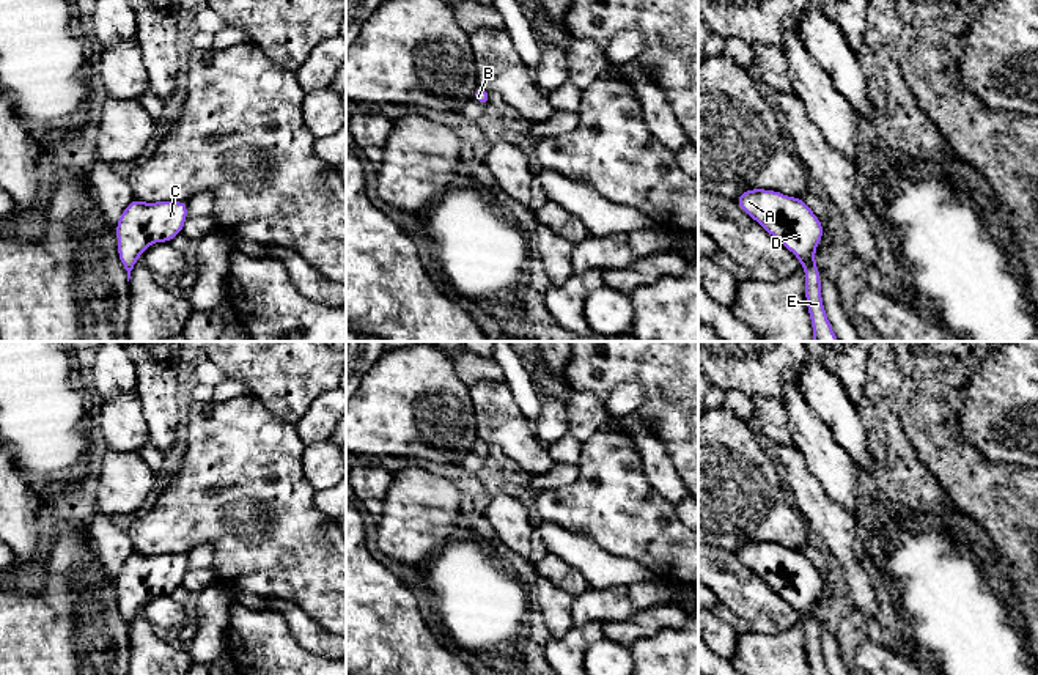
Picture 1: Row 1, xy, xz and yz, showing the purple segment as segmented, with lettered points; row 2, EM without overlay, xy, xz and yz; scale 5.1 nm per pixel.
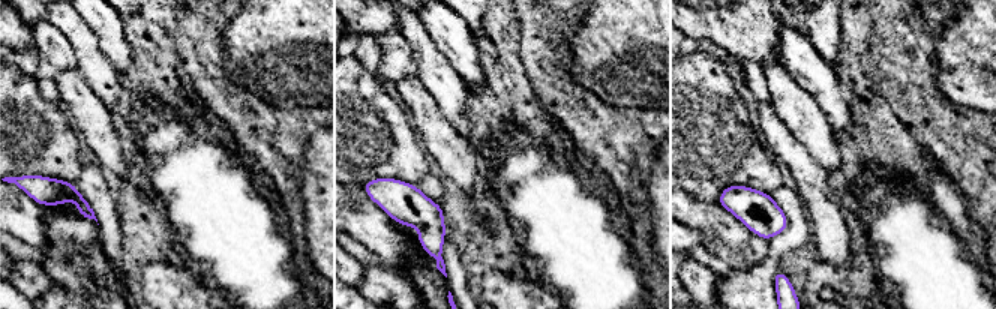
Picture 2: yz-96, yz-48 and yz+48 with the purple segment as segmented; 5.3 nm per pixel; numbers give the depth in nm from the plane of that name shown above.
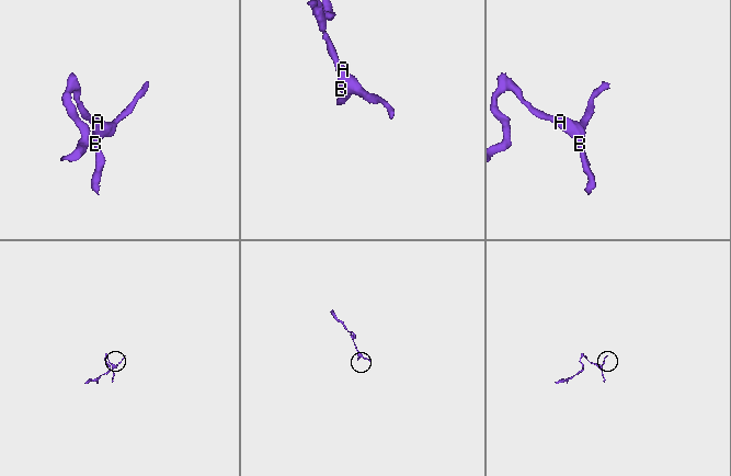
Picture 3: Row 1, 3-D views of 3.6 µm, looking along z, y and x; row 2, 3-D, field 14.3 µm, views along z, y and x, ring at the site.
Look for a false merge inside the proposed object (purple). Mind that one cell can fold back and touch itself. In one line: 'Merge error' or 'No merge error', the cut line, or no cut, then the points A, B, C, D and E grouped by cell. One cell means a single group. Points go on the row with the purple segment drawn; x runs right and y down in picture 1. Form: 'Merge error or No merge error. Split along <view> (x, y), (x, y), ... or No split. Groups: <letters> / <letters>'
No merge error. No split. Groups: A B C D E

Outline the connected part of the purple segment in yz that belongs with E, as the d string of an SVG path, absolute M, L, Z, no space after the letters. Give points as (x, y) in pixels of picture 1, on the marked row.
M749 189L734 201L772 238L793 252L804 267L805 301L813 329L813 341L840 341L826 315L819 269L815 266L815 250L824 233L816 214L802 198L767 189Z

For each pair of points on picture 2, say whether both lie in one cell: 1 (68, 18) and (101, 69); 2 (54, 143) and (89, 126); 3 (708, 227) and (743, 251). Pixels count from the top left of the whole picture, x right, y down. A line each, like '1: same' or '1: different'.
1: same
2: different
3: same

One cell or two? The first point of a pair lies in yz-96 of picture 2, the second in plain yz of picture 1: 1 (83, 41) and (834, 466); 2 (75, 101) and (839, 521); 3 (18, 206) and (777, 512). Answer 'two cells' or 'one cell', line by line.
1: one cell
2: one cell
3: two cells

